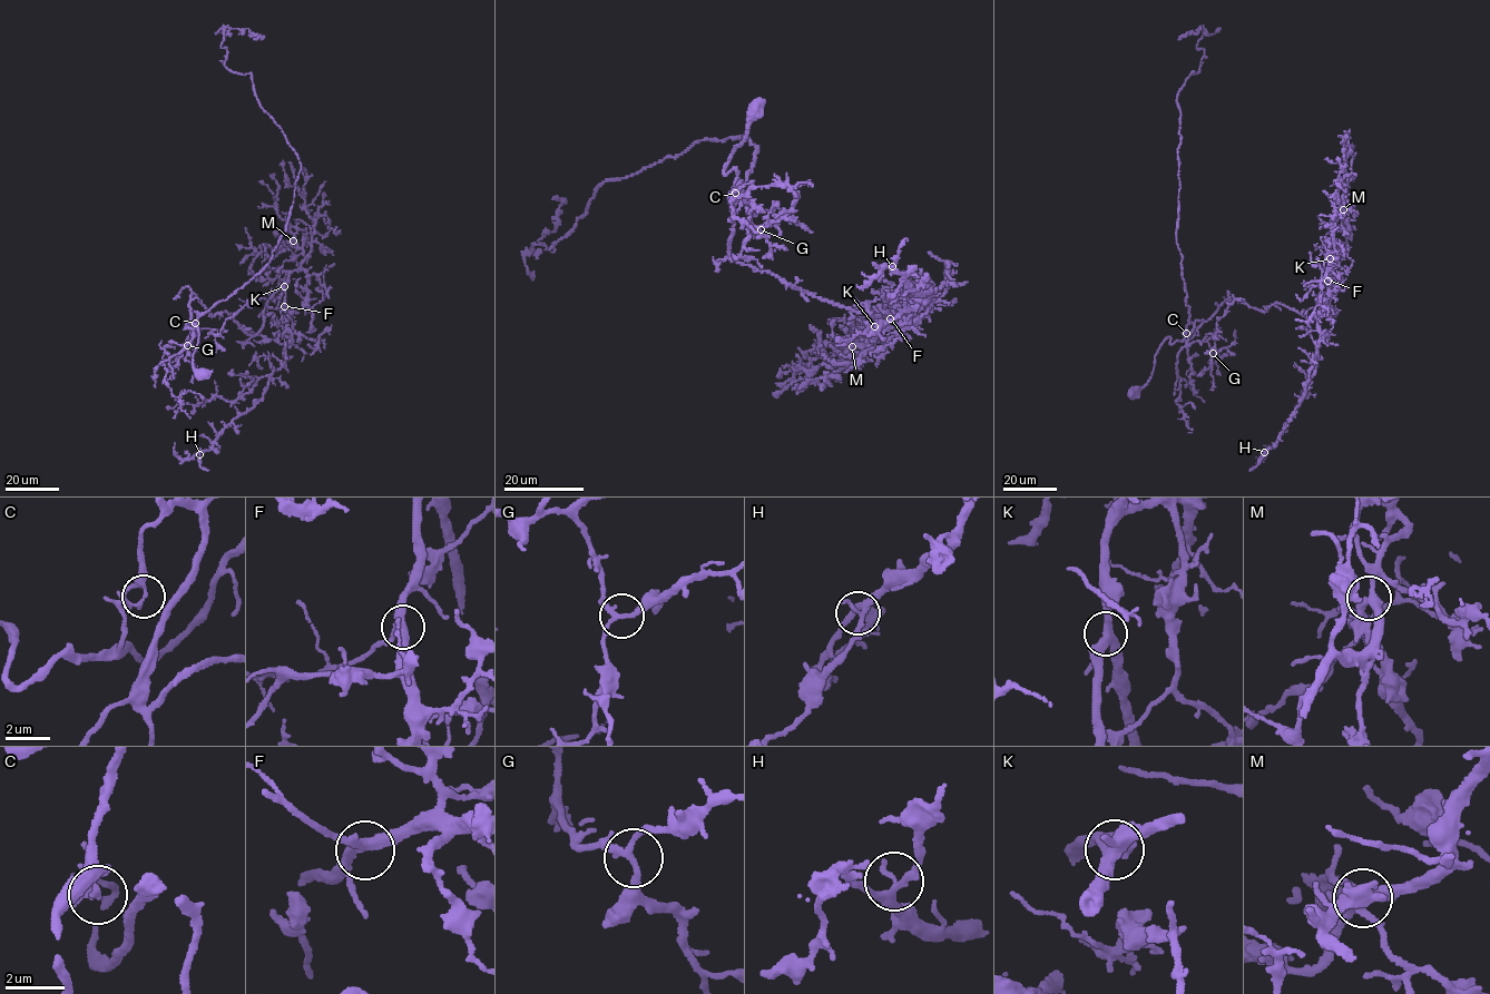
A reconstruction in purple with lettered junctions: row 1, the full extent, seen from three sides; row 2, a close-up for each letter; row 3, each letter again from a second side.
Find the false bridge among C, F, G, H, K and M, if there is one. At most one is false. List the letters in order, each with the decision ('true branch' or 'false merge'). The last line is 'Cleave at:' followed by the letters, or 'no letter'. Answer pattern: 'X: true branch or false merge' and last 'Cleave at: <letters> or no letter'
C: false merge
F: true branch
G: true branch
H: true branch
K: true branch
M: true branch
Cleave at: C

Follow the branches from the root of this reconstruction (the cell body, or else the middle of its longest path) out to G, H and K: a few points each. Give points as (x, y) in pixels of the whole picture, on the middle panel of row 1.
G: (753, 109), (746, 137), (734, 147), (724, 173), (736, 169), (735, 200), (746, 194), (751, 224), (761, 229)
H: (753, 109), (724, 170), (737, 174), (732, 259), (879, 316), (871, 340), (933, 297), (892, 266)
K: (753, 109), (724, 170), (737, 174), (731, 257), (879, 316), (883, 331), (871, 340), (874, 326)

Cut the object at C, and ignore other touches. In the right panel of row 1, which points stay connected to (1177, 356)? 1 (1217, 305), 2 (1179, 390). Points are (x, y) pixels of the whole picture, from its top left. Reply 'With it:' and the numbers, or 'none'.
With it: 2

